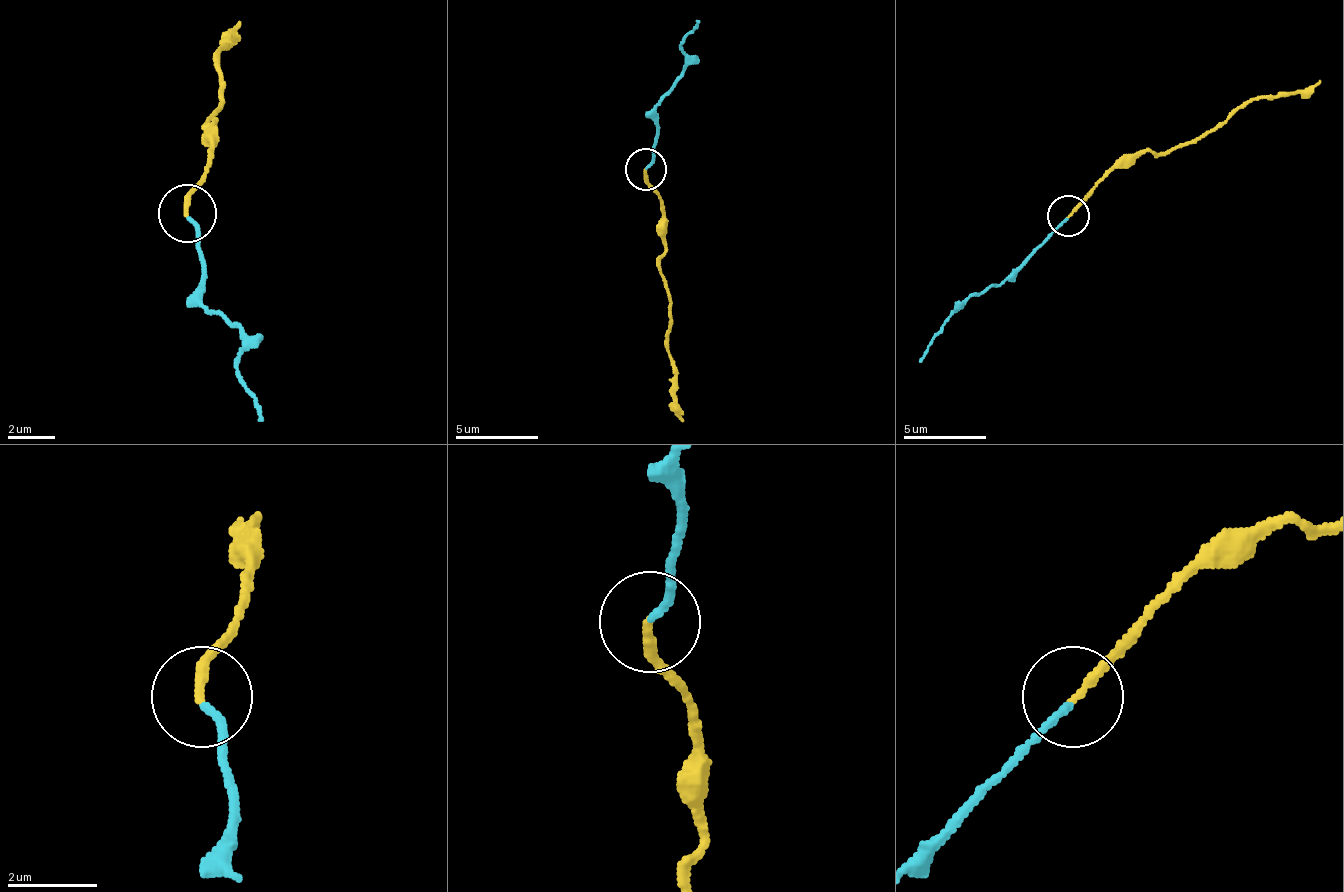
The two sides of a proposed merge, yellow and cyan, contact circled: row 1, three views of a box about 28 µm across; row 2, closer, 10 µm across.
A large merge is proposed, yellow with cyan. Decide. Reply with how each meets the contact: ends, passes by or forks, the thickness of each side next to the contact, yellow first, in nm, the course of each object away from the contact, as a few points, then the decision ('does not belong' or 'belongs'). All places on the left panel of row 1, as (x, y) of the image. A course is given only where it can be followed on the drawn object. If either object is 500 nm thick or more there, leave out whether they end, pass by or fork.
yellow ends | cyan ends | 200/170 nm | yellow via (186, 215), (215, 121), (209, 127), (221, 98), (221, 51), (238, 22) | cyan via (186, 215), (197, 226), (203, 302), (238, 326), (238, 384), (261, 419) | does not belong

